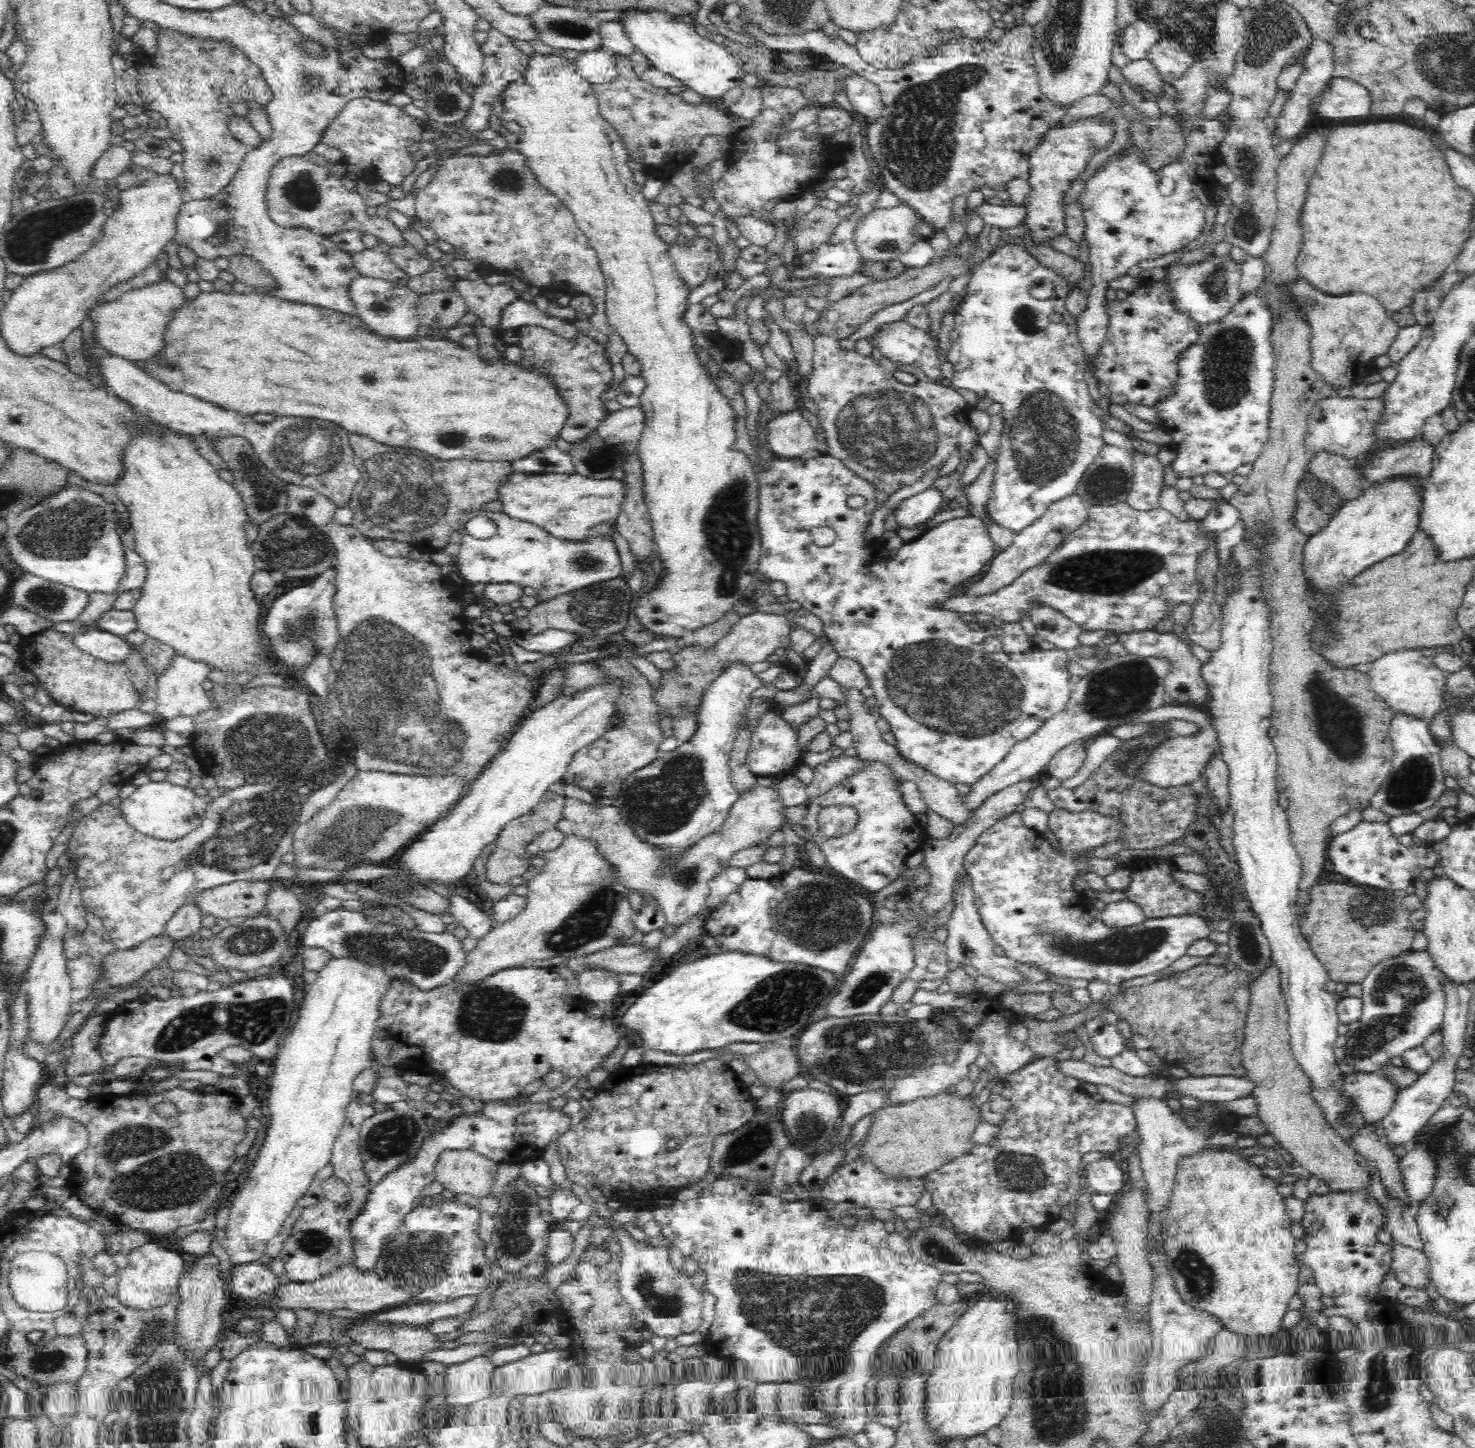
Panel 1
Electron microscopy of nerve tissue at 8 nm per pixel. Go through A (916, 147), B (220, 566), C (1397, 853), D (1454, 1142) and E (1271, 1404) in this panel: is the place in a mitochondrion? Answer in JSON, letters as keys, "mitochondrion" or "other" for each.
{"A":"mitochondrion","B":"other","C":"other","D":"mitochondrion","E":"other"}

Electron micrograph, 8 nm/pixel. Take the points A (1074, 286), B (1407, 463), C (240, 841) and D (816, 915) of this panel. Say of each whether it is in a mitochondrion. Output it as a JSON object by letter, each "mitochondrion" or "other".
{"A":"other","B":"mitochondrion","C":"mitochondrion","D":"mitochondrion"}

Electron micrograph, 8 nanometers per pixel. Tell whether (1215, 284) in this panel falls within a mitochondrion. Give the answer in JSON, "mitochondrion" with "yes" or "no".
{"mitochondrion":"yes"}

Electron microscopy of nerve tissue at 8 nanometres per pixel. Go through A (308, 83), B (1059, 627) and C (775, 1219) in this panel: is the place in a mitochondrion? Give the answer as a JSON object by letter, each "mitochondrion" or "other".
{"A":"mitochondrion","B":"other","C":"other"}

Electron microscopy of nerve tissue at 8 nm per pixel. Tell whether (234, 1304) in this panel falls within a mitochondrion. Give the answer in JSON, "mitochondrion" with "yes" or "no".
{"mitochondrion":"no"}

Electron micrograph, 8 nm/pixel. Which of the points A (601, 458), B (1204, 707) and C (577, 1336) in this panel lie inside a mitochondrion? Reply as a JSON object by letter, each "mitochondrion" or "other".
{"A":"mitochondrion","B":"other","C":"other"}

